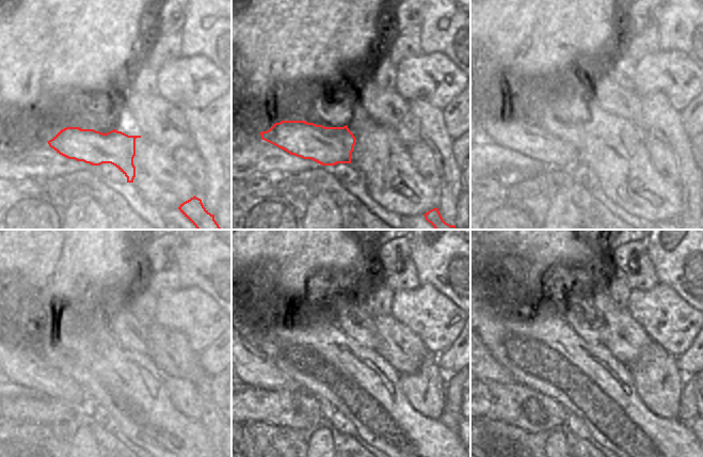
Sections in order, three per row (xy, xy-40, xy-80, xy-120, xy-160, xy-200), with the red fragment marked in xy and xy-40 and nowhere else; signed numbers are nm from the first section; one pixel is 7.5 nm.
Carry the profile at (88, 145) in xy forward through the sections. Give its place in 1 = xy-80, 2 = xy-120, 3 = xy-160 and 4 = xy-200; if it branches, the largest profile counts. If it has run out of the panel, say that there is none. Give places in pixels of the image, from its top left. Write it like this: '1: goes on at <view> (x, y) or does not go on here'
1: goes on at xy-80 (523, 136)
2: goes on at xy-120 (20, 364)
3: goes on at xy-160 (253, 368)
4: goes on at xy-200 (492, 371)

